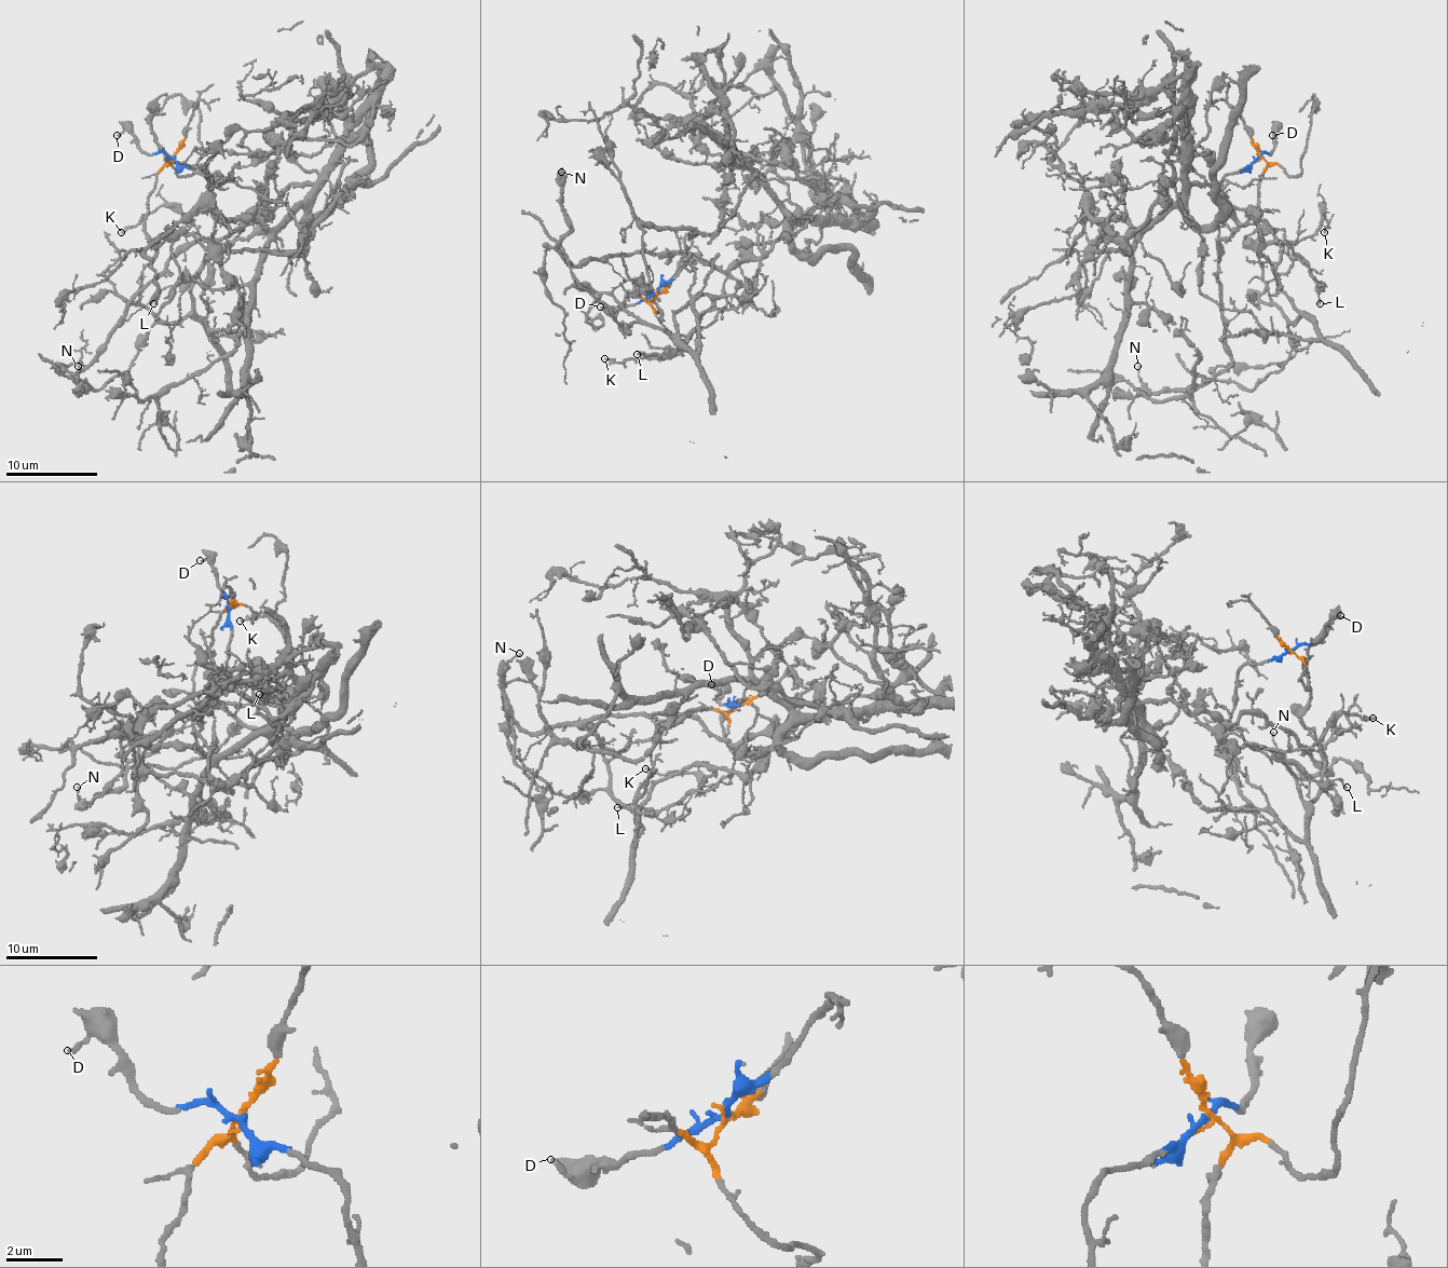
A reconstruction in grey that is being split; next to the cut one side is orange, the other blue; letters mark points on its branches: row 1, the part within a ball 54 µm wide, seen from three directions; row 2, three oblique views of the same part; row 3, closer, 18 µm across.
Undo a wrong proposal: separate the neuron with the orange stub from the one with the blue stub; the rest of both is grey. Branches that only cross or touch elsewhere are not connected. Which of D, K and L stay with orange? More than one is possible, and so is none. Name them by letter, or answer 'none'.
K

